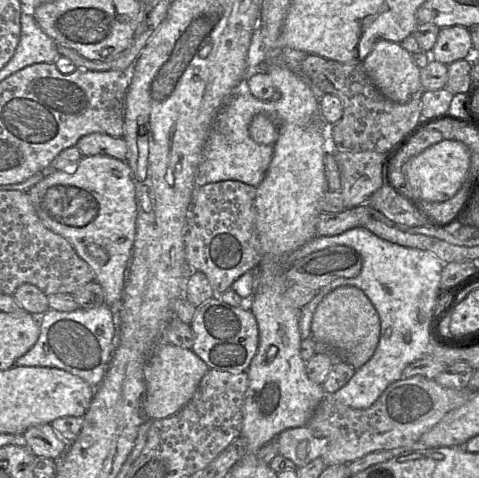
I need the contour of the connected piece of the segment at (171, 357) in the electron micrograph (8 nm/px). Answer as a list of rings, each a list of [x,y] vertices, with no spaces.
[[[163,342],[145,366],[145,412],[149,420],[164,419],[178,413],[194,396],[209,366],[192,349]]]

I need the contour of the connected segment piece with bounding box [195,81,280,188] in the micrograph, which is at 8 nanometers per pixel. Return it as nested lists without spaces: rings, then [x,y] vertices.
[[[247,81],[242,82],[235,93],[226,101],[217,113],[206,143],[195,177],[195,185],[202,187],[205,184],[236,180],[254,187],[258,187],[264,180],[273,156],[273,145],[264,145],[255,142],[249,134],[249,126],[257,114],[266,115],[280,127],[280,118],[273,101],[262,101],[254,97],[247,90]]]

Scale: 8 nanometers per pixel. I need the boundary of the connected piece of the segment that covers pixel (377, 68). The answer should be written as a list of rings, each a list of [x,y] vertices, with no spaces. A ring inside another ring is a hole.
[[[377,41],[362,65],[374,86],[394,102],[407,103],[424,91],[421,69],[400,43]]]

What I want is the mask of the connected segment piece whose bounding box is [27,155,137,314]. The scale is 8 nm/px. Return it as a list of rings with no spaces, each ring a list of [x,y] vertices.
[[[83,156],[77,166],[71,170],[48,170],[45,177],[27,193],[42,223],[68,240],[77,254],[92,268],[95,281],[105,292],[106,305],[117,314],[128,279],[136,237],[137,204],[130,166],[125,160],[110,156]]]

